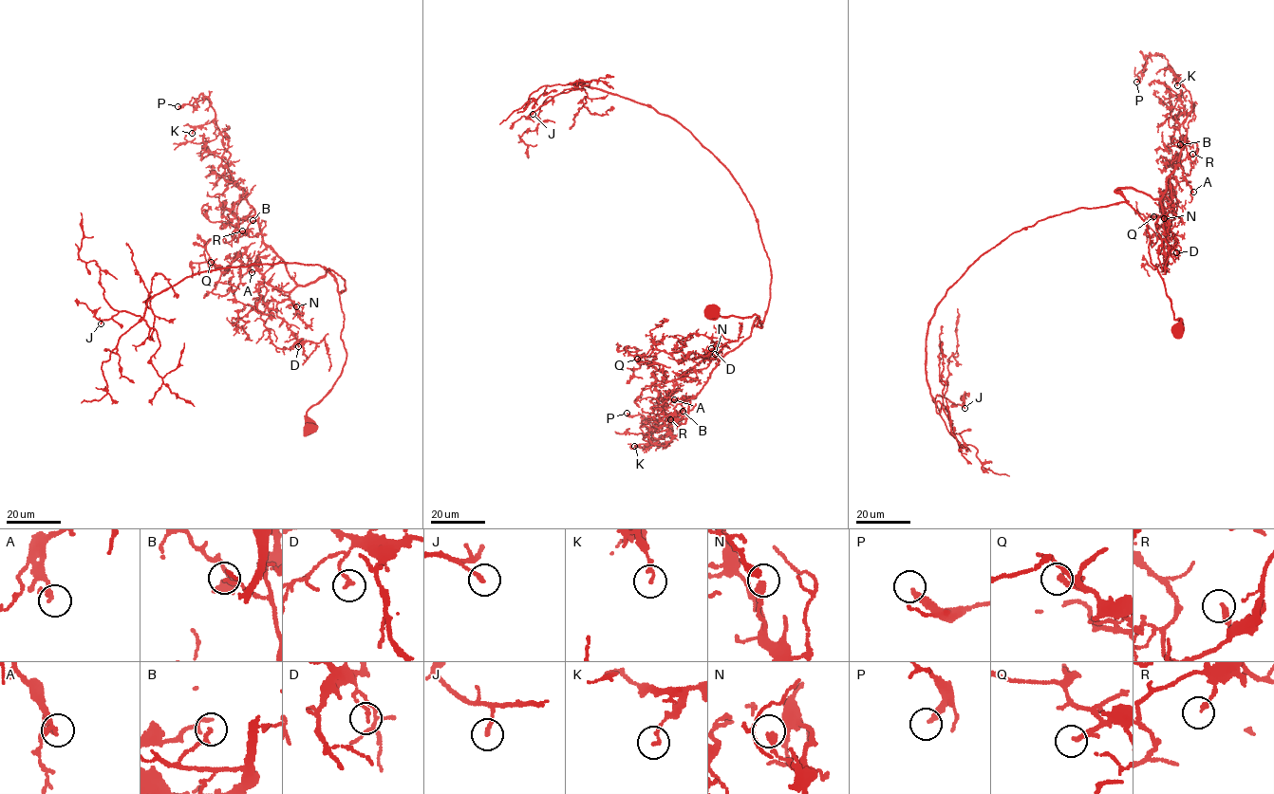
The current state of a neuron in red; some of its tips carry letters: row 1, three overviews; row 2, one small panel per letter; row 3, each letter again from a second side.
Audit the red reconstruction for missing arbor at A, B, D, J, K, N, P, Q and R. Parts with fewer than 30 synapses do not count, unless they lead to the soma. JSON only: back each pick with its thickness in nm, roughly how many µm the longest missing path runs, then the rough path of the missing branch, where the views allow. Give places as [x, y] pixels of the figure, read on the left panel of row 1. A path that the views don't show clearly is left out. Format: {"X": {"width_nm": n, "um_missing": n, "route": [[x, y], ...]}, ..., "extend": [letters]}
{"Q": {"width_nm": 150, "um_missing": 20, "route": [[211, 262], [199, 260], [187, 264], [175, 254], [165, 252]]}, "extend": ["Q"]}

